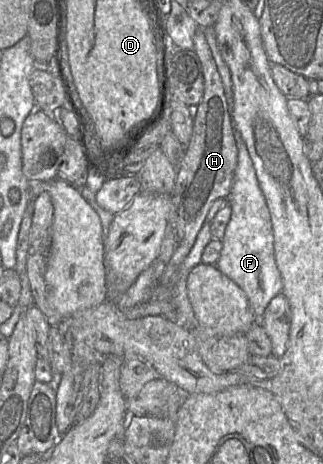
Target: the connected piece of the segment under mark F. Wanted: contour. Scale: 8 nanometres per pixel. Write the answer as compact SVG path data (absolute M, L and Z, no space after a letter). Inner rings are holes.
M234 129L237 165L228 202L232 212L222 238L223 247L216 267L246 294L254 316L259 320L273 297L283 290L282 277L274 255L274 235L270 212L260 188L256 171L241 134Z

